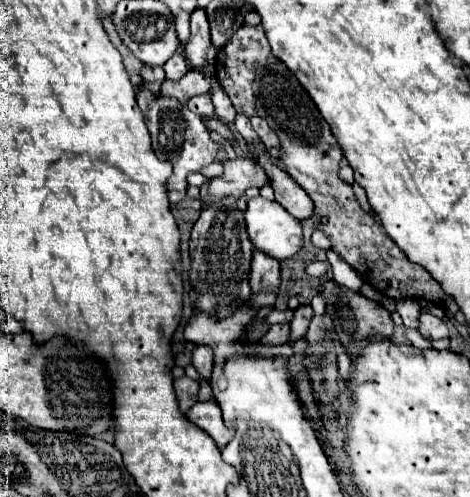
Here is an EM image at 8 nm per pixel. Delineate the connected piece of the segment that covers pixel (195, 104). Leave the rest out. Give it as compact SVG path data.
M213 77L213 81L211 81L211 91L207 91L205 95L193 97L193 99L187 103L187 107L189 107L191 111L203 111L203 115L215 115L213 101L211 101L211 93L213 93L215 87L219 87L219 83L217 83L217 79Z

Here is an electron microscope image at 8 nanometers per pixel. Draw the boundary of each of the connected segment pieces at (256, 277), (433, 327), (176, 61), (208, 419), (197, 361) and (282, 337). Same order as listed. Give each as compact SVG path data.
M255 251L255 259L251 263L251 289L253 293L261 293L263 289L267 291L277 291L279 289L279 261L277 259L267 259L267 255L259 255Z
M421 311L421 315L419 315L419 333L427 341L449 337L449 331L447 331L445 321L439 319L439 317L435 317L435 315L431 315L431 313L425 313L425 311Z
M175 53L175 55L173 55L173 57L163 65L163 69L165 69L169 81L177 81L177 79L181 79L181 77L189 71L185 59L183 59L179 53Z
M195 403L195 407L191 407L191 411L187 411L187 419L193 425L197 425L199 429L203 429L217 443L219 449L223 449L223 445L227 441L231 441L231 429L227 429L223 425L219 405L215 405L215 403Z
M195 345L193 349L193 357L191 357L193 367L205 377L211 377L211 369L213 369L213 349L209 345Z
M283 323L283 325L271 325L269 331L261 337L261 343L281 345L287 343L287 339L289 339L289 323Z

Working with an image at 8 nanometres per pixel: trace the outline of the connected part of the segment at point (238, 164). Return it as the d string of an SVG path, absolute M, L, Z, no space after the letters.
M235 133L235 141L237 141L235 143L237 159L227 159L223 163L223 167L225 167L223 175L211 179L209 191L201 199L203 207L211 205L223 197L243 197L249 187L267 185L267 175L263 175L263 171L259 171L259 167L255 167L255 163L251 163L247 149L241 145L243 139L237 133Z

